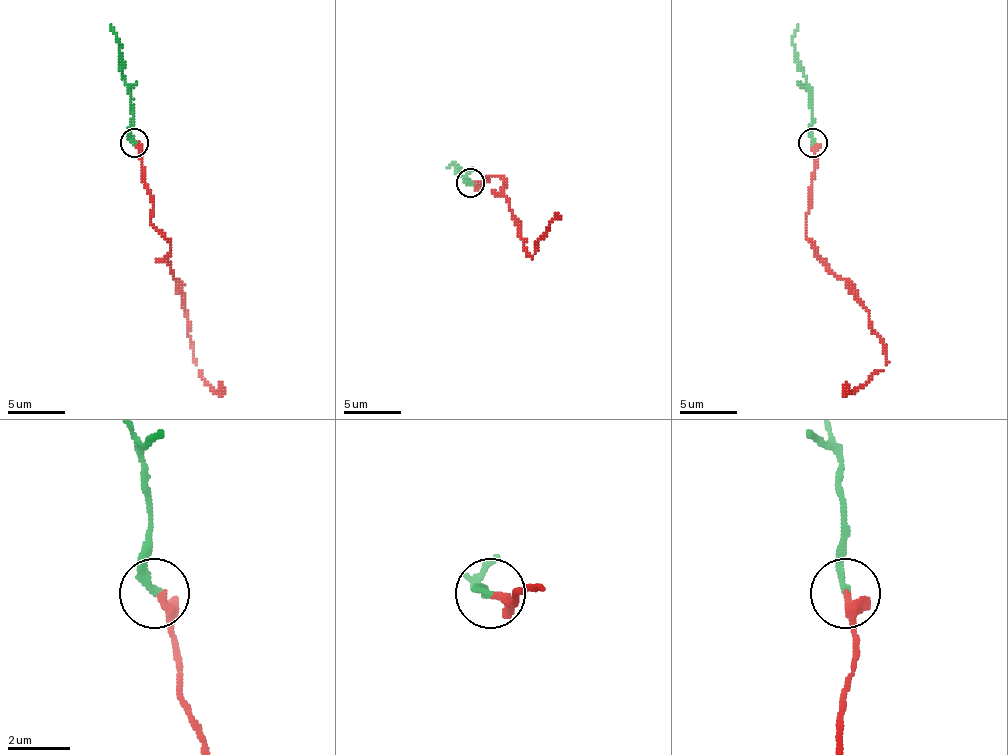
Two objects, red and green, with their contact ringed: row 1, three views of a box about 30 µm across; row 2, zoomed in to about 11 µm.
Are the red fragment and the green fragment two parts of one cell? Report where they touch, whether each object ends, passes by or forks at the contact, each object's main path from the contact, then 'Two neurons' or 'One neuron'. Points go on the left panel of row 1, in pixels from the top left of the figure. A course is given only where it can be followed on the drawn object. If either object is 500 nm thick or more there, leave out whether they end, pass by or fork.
Place: (134, 142). At the ring red ends. At the ring green ends. Course of red: (133, 142), (153, 204), (150, 225), (170, 245), (168, 265), (188, 313), (193, 362), (216, 390), (222, 385). Course of green: (133, 142), (130, 87), (110, 24). One neuron

